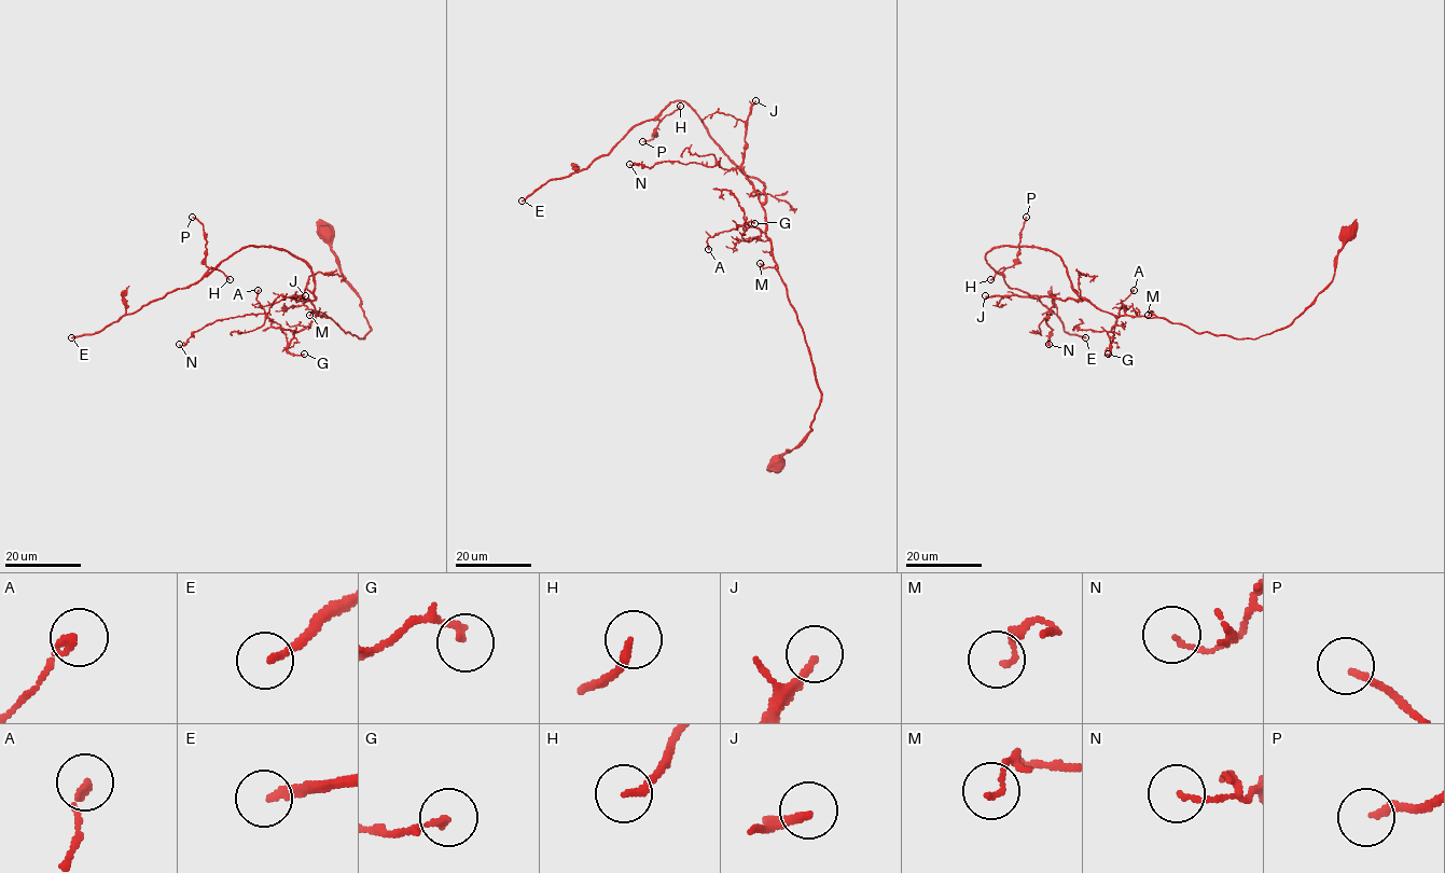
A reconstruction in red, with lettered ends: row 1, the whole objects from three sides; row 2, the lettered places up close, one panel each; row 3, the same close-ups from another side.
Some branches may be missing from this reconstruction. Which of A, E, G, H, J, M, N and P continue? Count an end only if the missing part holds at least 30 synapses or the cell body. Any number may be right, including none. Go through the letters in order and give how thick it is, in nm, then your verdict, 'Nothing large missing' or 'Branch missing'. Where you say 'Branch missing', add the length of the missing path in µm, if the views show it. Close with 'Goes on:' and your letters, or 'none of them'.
A: Thickness 170 nm. Nothing large missing
E: Thickness 200 nm. Branch missing. Missing length about 180 µm
G: Thickness 180 nm. Nothing large missing
H: Thickness 180 nm. Nothing large missing
J: Thickness 200 nm. Branch missing. Missing length about 60 µm
M: Thickness 110 nm. Nothing large missing
N: Thickness 110 nm. Nothing large missing
P: Thickness 170 nm. Nothing large missing
Goes on: E, J

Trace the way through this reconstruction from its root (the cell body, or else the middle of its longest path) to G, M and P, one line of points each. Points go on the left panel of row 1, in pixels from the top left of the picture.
G: (324, 232), (371, 329), (359, 338), (331, 317), (316, 316), (288, 348), (304, 354)
M: (324, 232), (342, 277), (358, 294), (371, 329), (359, 338), (323, 313), (309, 315)
P: (324, 232), (371, 327), (363, 338), (315, 316), (311, 268), (285, 250), (241, 247), (208, 273), (192, 217)

